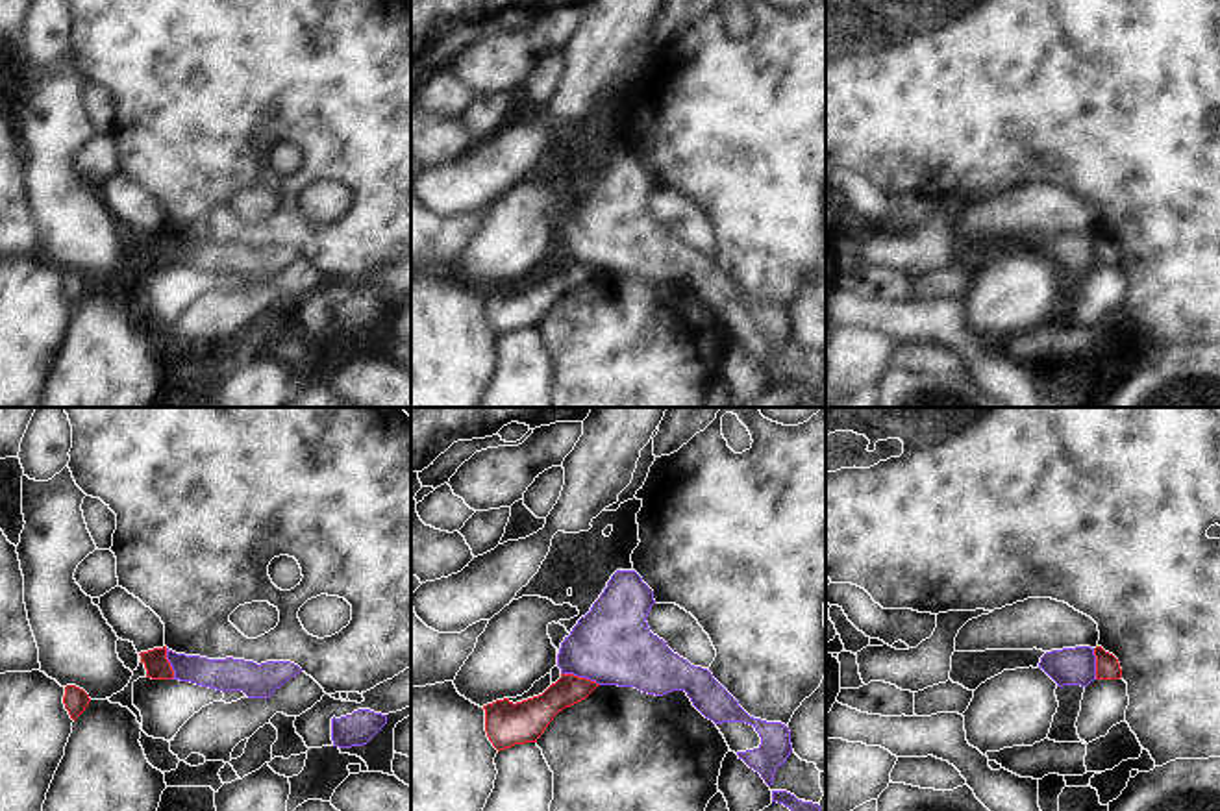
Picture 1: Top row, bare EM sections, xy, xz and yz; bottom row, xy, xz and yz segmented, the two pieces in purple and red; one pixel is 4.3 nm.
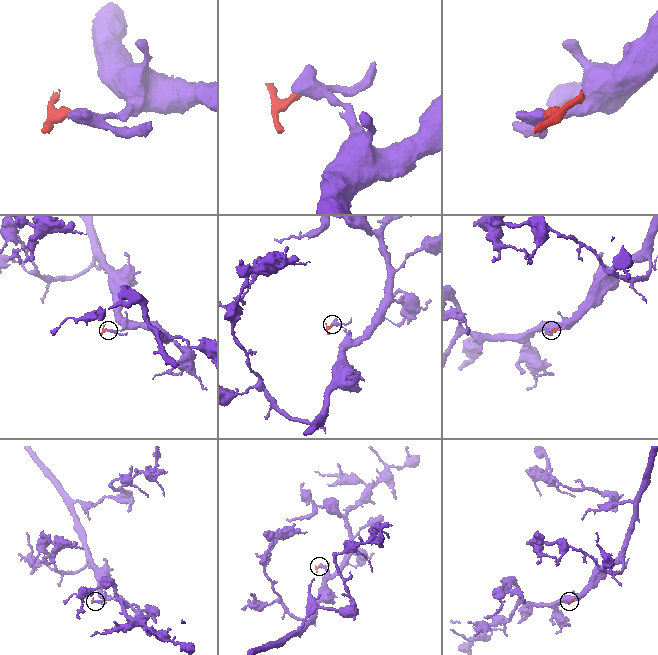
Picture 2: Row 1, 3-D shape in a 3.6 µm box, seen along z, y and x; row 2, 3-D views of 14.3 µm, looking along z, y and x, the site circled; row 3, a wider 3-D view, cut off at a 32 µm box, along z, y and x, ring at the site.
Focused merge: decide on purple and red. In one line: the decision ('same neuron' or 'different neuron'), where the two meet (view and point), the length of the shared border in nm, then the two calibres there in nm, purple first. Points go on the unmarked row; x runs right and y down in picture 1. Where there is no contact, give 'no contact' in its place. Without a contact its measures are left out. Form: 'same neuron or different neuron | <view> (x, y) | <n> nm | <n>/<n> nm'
different neuron | xz (580, 262) | 180 nm | 360/150 nm

